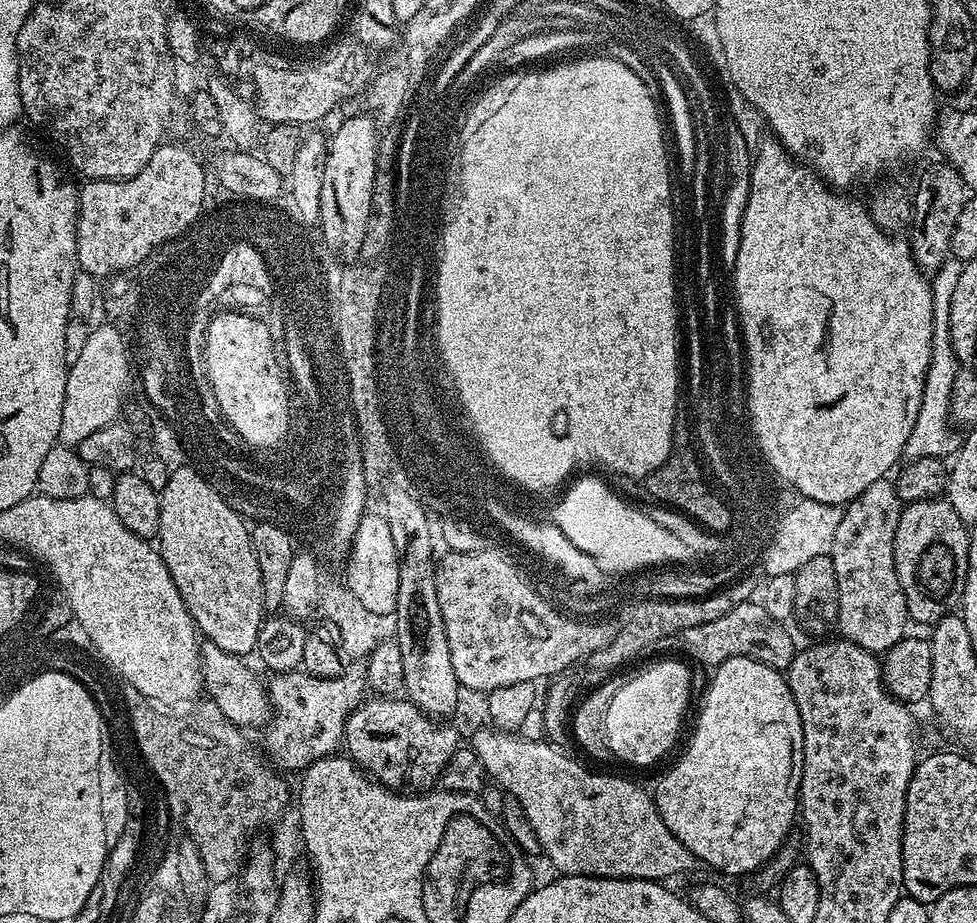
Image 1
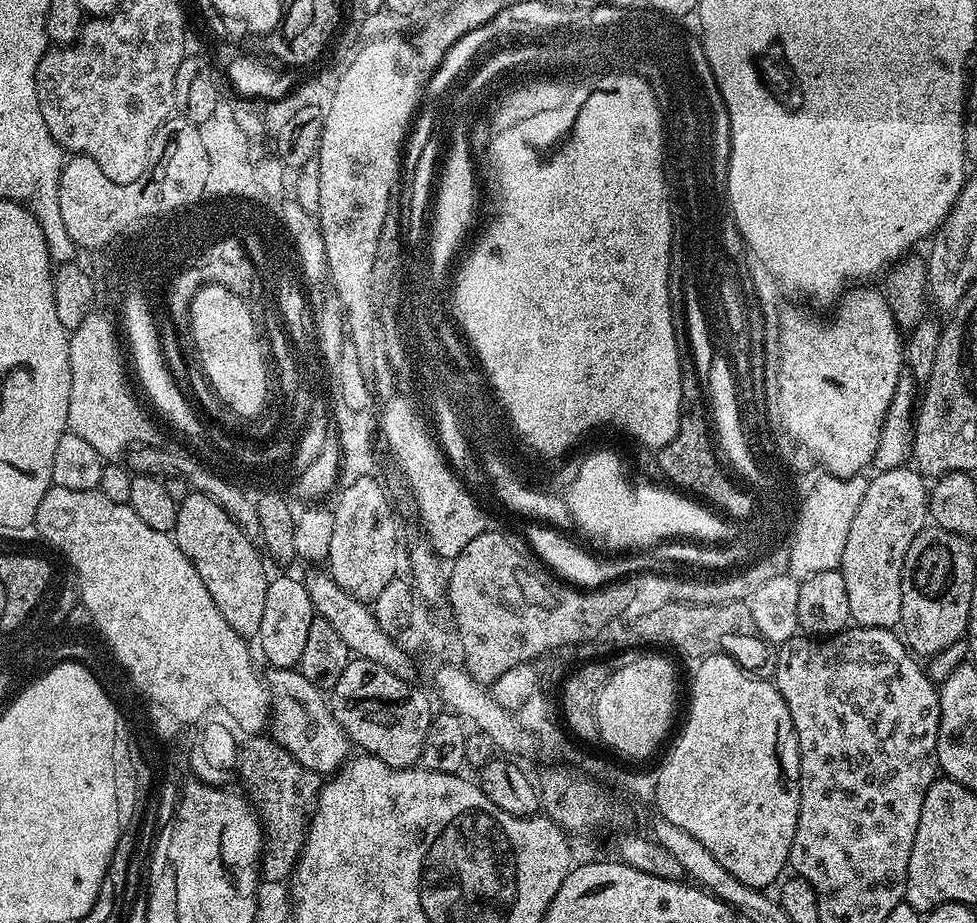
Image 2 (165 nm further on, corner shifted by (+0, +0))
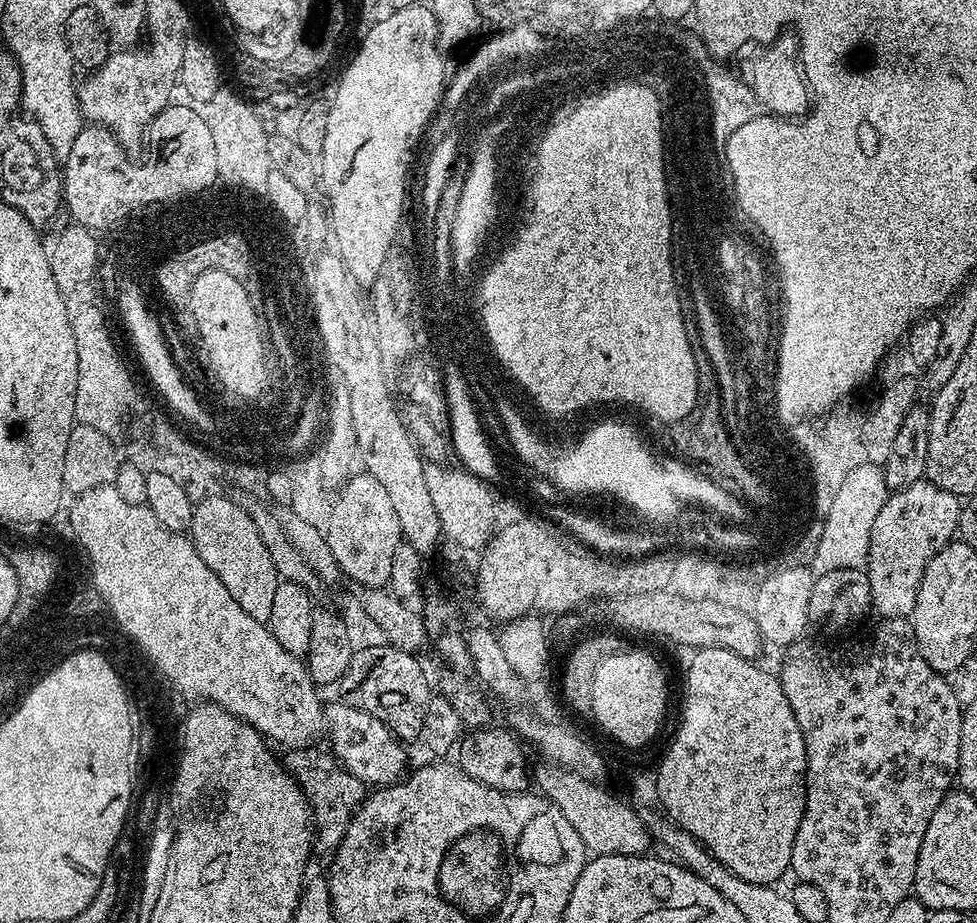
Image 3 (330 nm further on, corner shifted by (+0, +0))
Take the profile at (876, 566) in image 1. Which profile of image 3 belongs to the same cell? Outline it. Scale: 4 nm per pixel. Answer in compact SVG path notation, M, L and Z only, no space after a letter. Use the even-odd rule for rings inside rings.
M924 478L889 495L888 500L878 510L878 518L874 518L874 530L870 530L870 550L866 565L872 599L871 611L877 612L877 617L889 620L911 617L918 586L930 558L934 558L934 554L957 535L961 507L961 497L928 483Z

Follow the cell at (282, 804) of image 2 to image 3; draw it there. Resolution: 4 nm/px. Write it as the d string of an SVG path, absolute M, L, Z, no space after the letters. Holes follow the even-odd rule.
M317 746L306 748L287 749L282 756L284 768L296 779L296 785L308 799L308 806L312 814L312 824L319 827L316 830L316 843L323 849L327 849L339 840L340 833L350 826L352 815L364 801L366 785L354 774L350 774L343 766L336 761L331 751L324 752Z

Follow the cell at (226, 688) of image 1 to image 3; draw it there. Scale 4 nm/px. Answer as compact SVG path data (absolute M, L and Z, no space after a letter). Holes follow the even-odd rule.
M343 702L325 703L324 728L332 735L330 751L336 761L366 786L394 784L405 775L405 745L396 739L387 726L378 722L378 718L366 714L366 710L358 710Z

